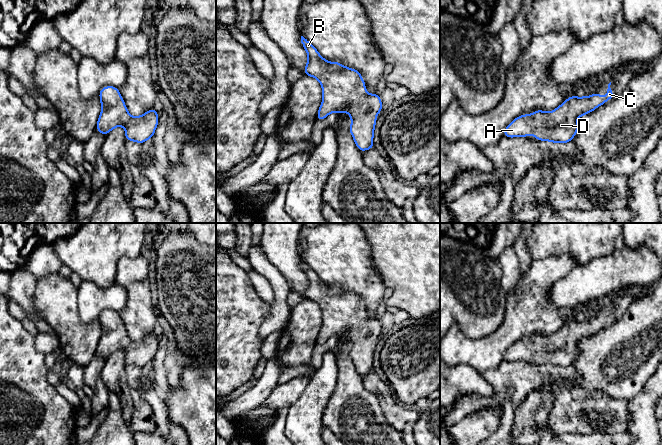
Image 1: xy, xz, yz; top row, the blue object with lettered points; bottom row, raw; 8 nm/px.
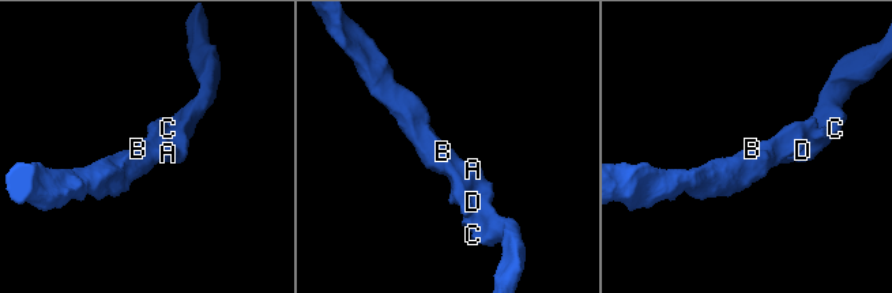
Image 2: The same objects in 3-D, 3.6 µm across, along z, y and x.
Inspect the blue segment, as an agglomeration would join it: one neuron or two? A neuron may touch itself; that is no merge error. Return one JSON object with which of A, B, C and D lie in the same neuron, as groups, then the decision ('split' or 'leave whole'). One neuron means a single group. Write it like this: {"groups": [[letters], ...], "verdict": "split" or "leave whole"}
{"groups": [["A", "B", "C", "D"]], "verdict": "leave whole"}

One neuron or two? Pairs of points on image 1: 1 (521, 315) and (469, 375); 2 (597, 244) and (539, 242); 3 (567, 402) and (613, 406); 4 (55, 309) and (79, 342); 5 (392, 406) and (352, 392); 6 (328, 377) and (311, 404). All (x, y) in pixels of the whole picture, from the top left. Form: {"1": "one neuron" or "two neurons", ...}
{"1": "two neurons", "2": "one neuron", "3": "one neuron", "4": "one neuron", "5": "two neurons", "6": "one neuron"}

